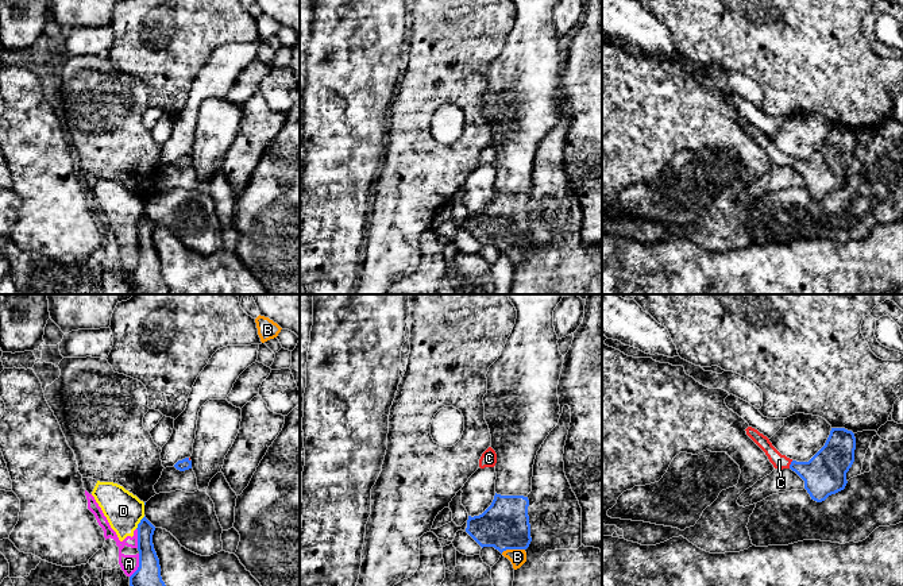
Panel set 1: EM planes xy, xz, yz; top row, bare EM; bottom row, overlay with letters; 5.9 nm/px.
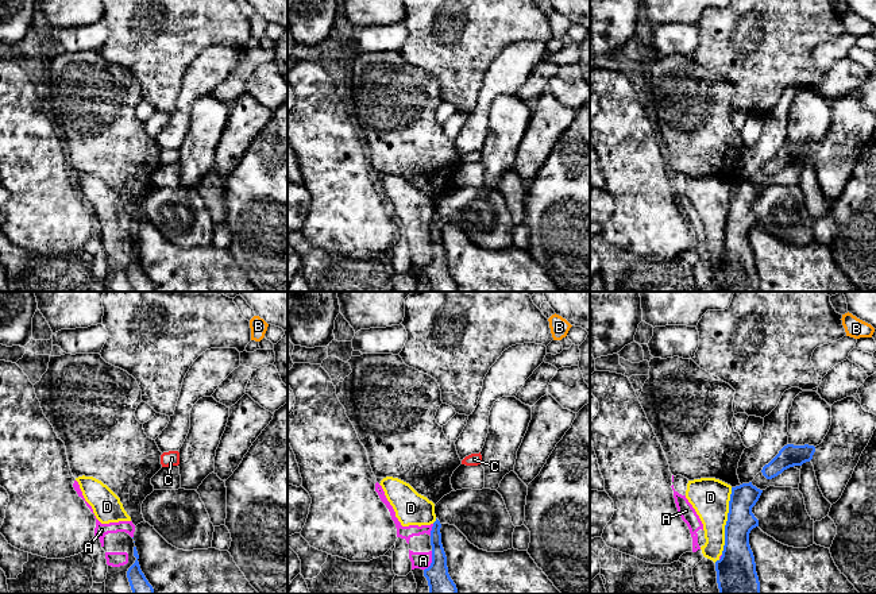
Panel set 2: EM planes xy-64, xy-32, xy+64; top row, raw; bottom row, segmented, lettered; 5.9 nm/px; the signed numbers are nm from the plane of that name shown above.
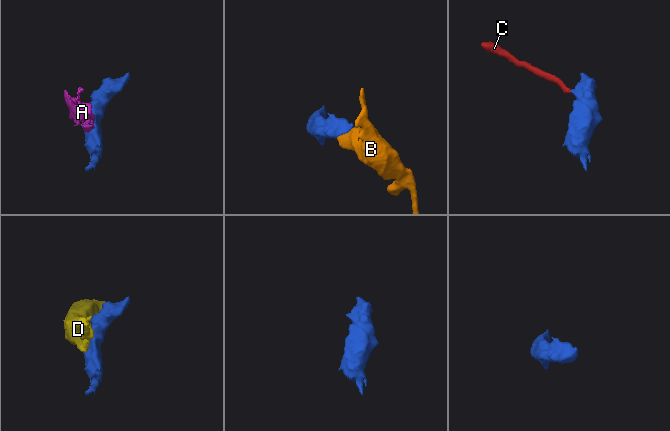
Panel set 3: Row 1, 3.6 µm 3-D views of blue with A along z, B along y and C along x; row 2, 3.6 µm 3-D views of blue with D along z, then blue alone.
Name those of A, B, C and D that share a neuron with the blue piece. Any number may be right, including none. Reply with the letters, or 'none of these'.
B, C

